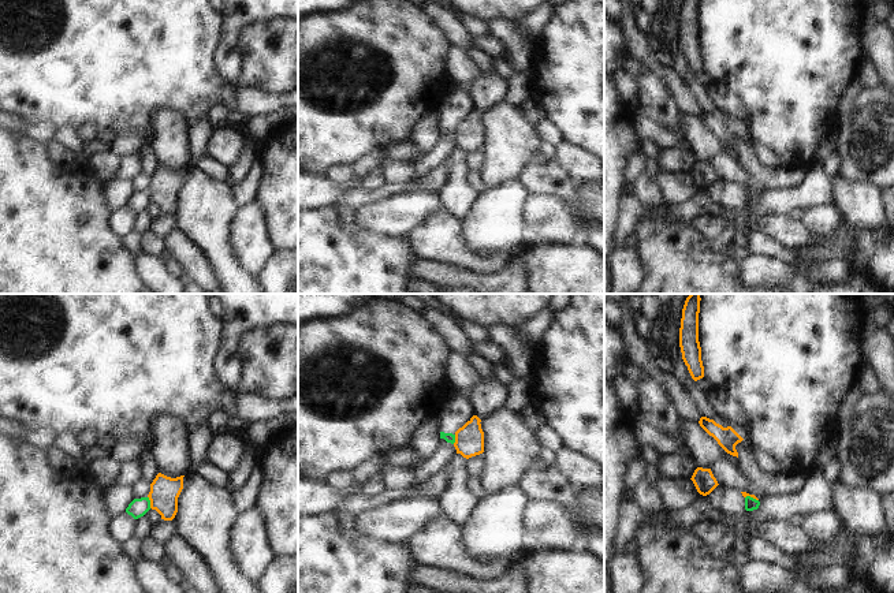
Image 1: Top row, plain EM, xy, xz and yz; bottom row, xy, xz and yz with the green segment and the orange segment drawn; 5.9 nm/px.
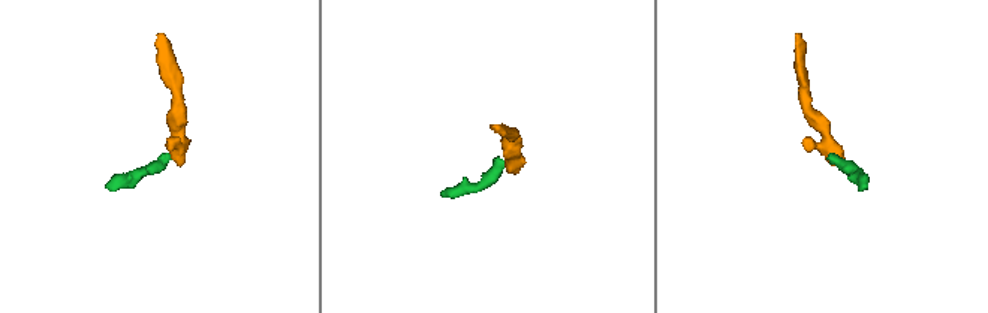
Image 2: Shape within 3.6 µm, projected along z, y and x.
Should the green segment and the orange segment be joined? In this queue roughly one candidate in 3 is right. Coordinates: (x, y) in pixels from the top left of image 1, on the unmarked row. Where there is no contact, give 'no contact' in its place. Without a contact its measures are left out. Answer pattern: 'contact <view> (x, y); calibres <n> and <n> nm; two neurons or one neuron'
contact xy (149, 196); calibres 110 and 180 nm; two neurons

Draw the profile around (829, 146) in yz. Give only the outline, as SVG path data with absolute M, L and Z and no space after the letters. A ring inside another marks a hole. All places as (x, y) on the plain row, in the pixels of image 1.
M837 127L827 137L827 139L822 142L822 145L816 149L816 161L817 161L817 165L820 165L828 157L831 157L832 154L837 153L839 138L841 138L841 130L839 130L839 127Z

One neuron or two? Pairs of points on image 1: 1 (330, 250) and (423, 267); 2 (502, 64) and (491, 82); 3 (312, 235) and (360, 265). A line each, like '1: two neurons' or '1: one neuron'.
1: two neurons
2: two neurons
3: one neuron

